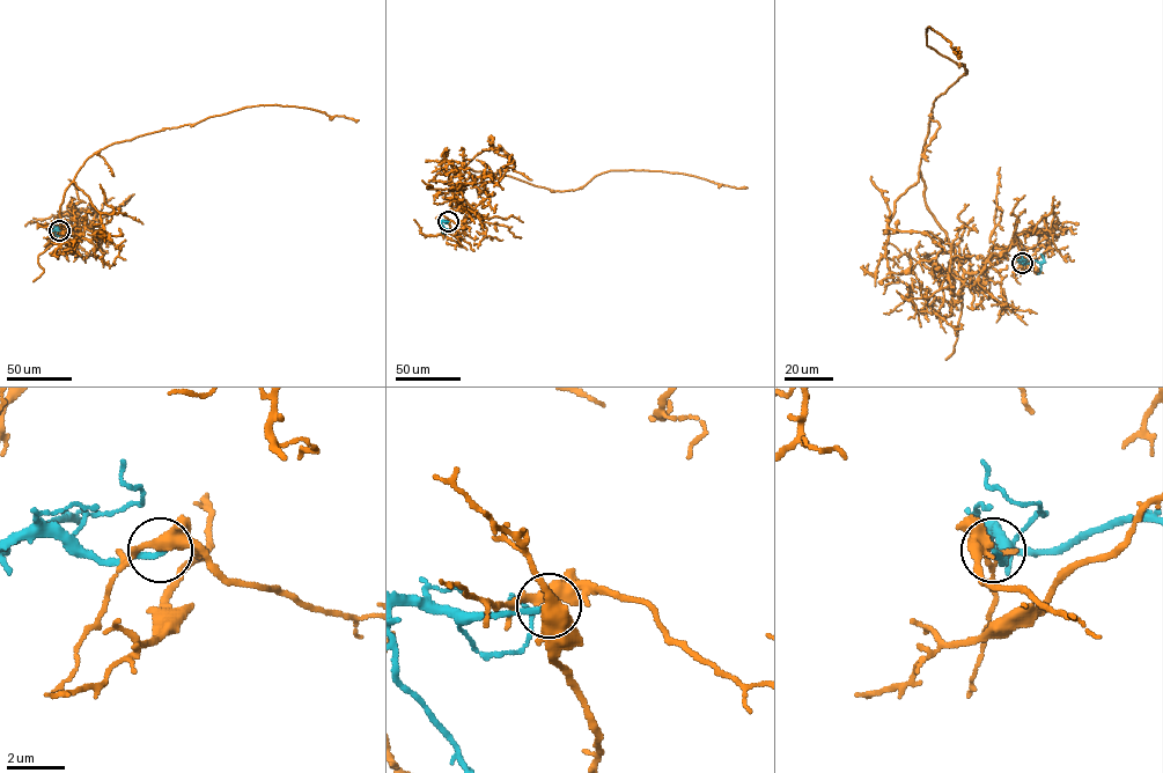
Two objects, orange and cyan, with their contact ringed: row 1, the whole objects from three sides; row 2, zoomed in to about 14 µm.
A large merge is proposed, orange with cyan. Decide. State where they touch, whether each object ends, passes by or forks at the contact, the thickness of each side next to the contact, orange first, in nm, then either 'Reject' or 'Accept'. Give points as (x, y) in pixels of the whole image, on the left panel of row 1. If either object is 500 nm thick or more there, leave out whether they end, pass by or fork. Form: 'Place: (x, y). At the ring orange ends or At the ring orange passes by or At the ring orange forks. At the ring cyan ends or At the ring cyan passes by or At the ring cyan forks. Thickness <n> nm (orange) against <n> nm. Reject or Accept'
Place: (59, 230). At the ring orange passes by. At the ring cyan ends. Thickness 480 nm (orange) against 200 nm. Reject

